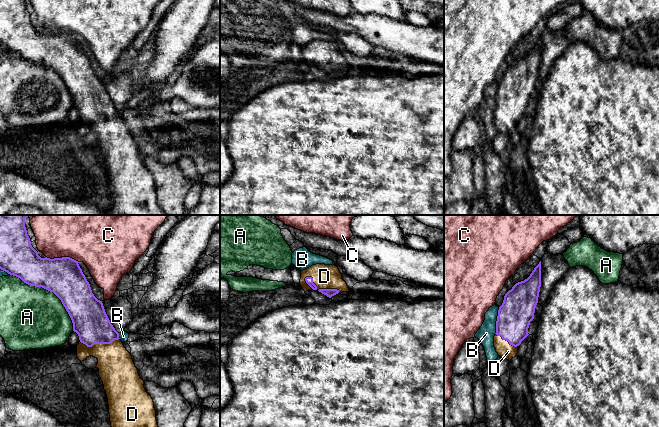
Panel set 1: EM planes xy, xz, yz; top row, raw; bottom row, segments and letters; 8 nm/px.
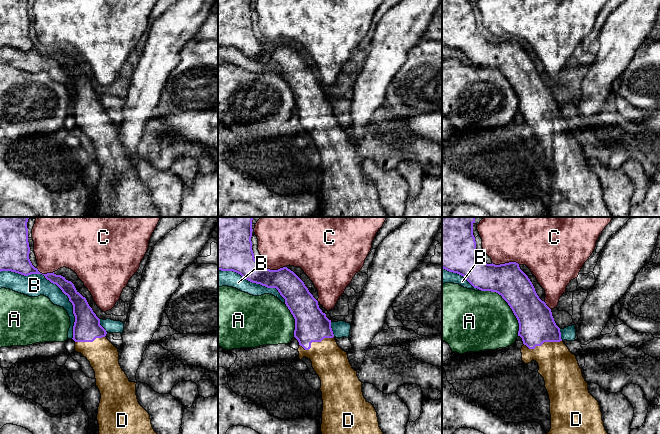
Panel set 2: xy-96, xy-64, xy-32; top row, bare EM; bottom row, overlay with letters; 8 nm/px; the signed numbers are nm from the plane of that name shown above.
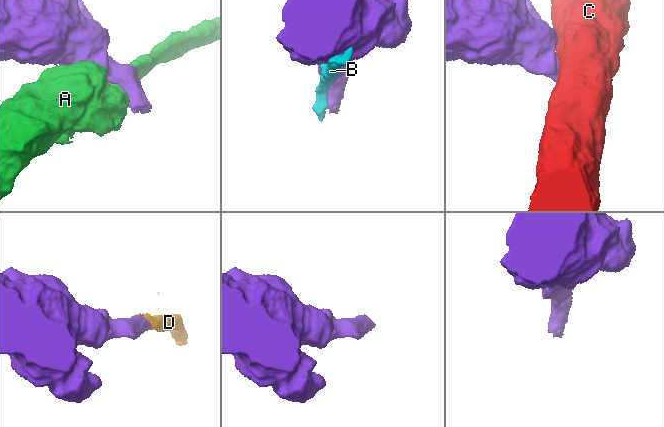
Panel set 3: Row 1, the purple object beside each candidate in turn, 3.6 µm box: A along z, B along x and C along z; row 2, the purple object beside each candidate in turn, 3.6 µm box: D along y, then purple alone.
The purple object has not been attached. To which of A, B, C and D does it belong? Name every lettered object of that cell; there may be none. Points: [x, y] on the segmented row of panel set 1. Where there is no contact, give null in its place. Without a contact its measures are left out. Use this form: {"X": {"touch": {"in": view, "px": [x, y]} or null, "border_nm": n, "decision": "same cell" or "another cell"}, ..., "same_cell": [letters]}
{"A": {"touch": {"in": "xy", "px": [50, 291]}, "border_nm": 700, "decision": "another cell"}, "B": {"touch": {"in": "yz", "px": [497, 320]}, "border_nm": 220, "decision": "another cell"}, "C": {"touch": {"in": "xy", "px": [62, 257]}, "border_nm": 260, "decision": "another cell"}, "D": {"touch": {"in": "xz", "px": [319, 289]}, "border_nm": 300, "decision": "same cell"}, "same_cell": ["D"]}

